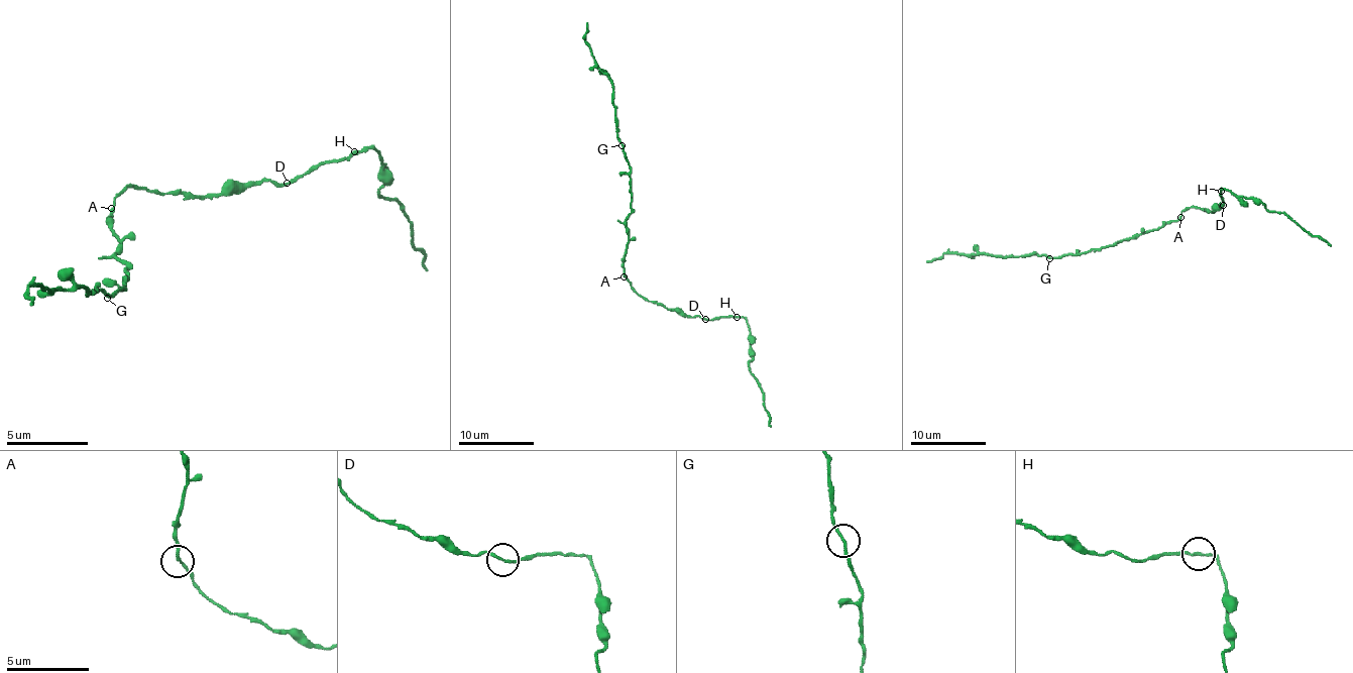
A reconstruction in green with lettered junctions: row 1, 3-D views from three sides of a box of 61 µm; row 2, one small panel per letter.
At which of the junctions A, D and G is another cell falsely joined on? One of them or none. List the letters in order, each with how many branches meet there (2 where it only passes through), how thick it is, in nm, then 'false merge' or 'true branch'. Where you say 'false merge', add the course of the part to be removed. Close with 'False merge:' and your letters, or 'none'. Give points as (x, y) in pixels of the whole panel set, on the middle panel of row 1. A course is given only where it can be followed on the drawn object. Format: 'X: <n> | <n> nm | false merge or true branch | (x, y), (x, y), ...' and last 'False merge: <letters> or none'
A: 2 | 140 nm | true branch
D: 2 | 160 nm | true branch
G: 2 | 160 nm | true branch
False merge: none

